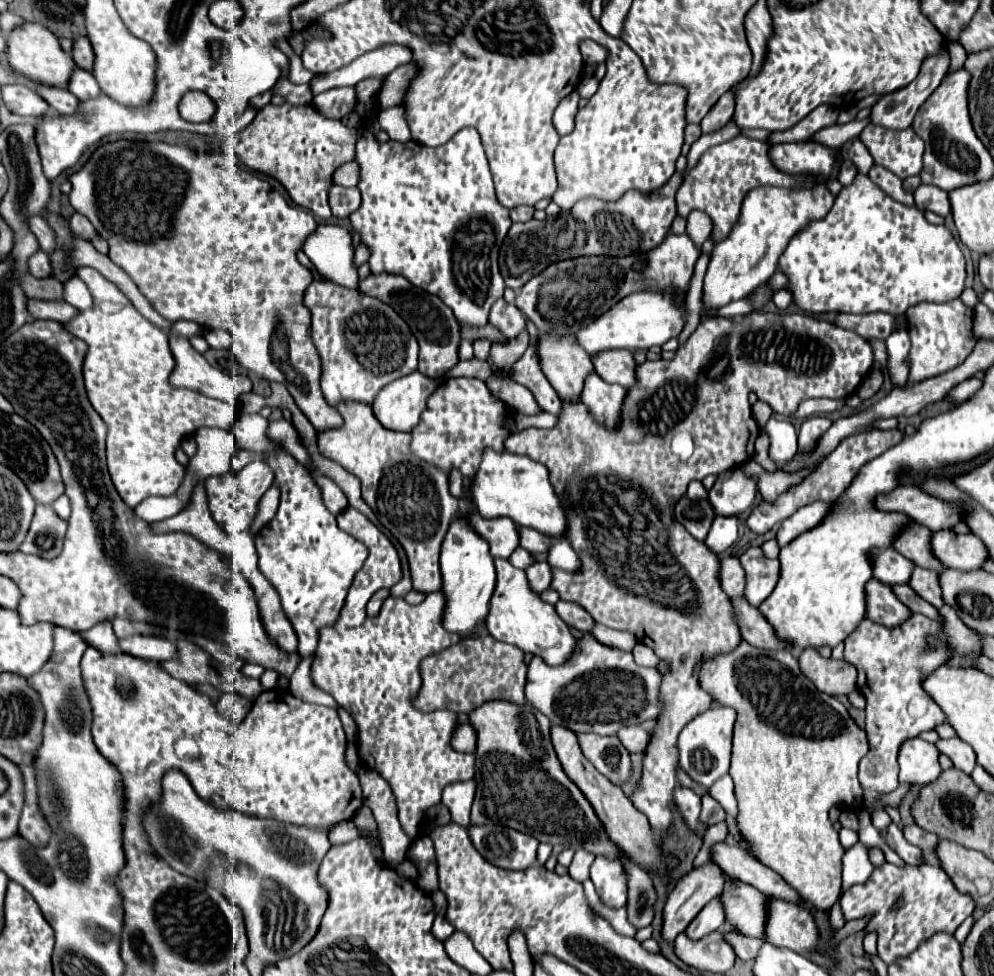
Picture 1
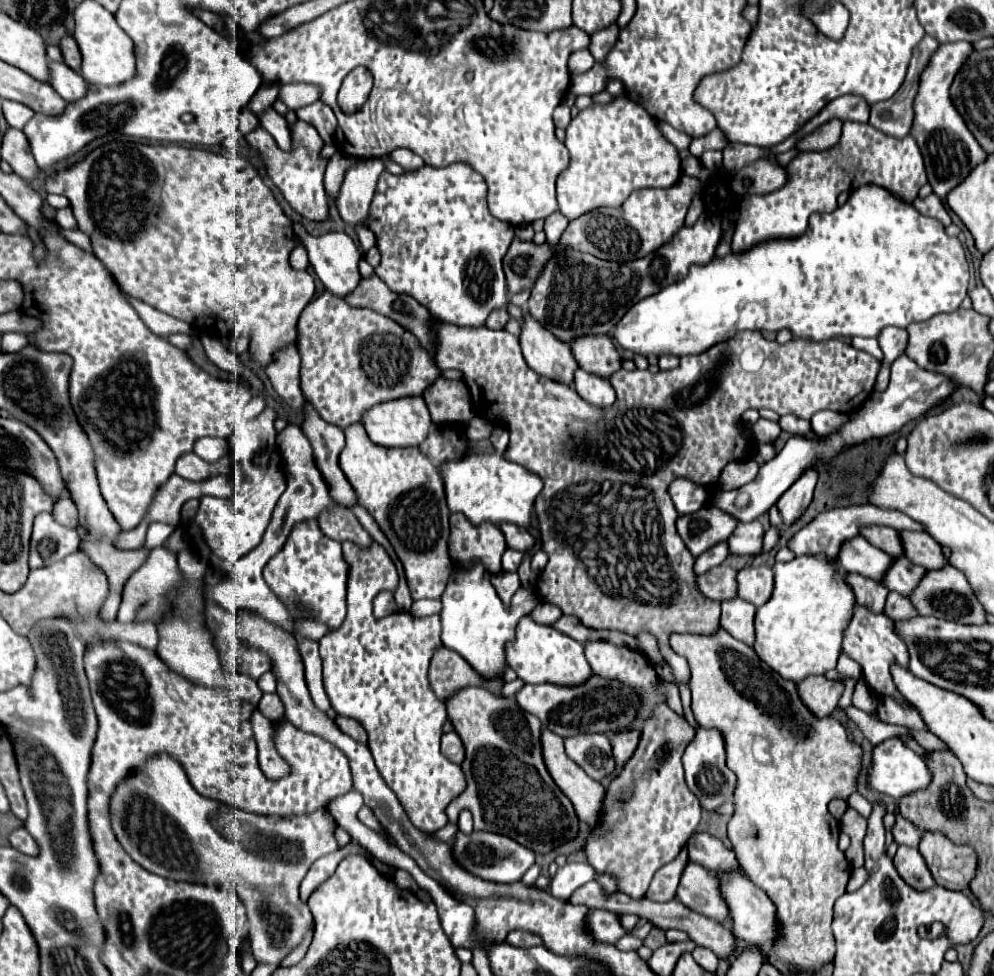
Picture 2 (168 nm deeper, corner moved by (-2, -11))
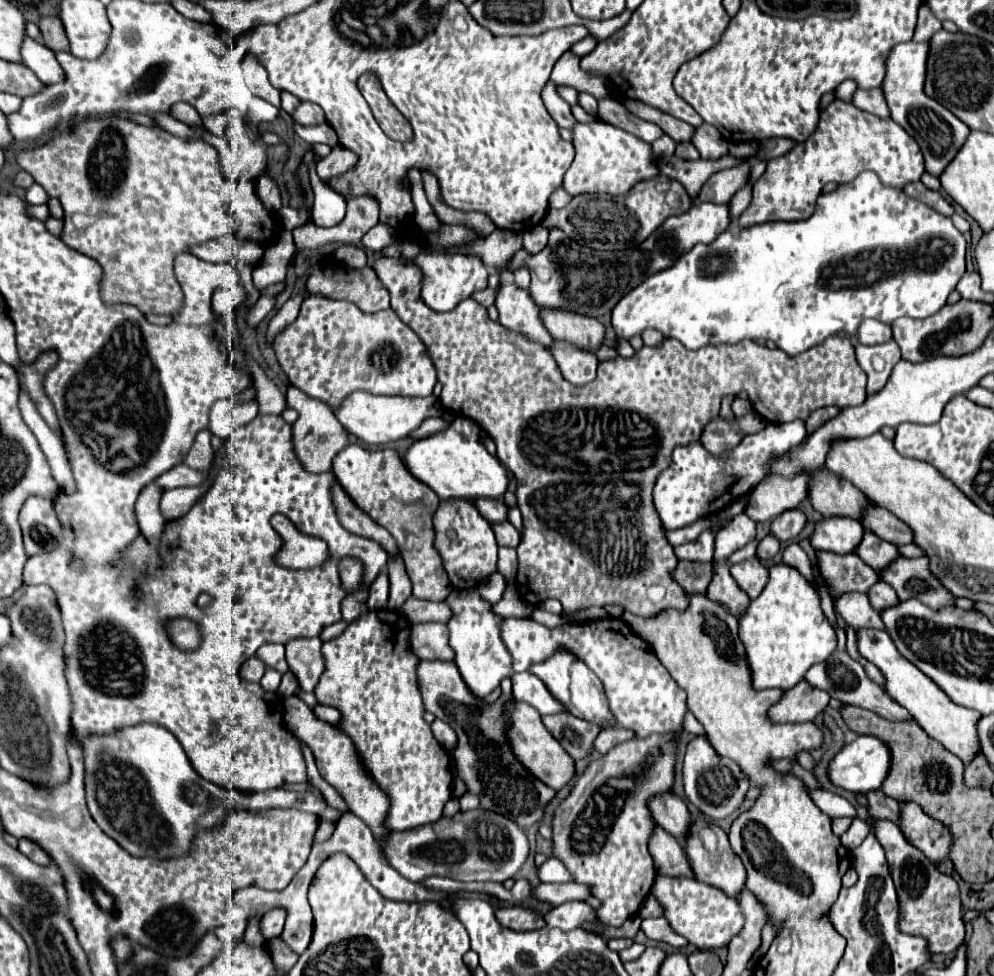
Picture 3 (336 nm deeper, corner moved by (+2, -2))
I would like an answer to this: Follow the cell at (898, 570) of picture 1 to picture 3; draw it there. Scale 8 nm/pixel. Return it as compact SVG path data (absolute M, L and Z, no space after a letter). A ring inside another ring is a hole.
M823 517L815 525L815 531L811 535L811 545L815 545L821 551L847 555L855 553L863 535L865 529L861 523L855 523L847 517Z

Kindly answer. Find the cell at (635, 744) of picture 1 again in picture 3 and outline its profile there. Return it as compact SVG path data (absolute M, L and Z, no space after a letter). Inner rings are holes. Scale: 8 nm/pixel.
M617 725L605 727L605 729L601 729L601 733L599 733L597 739L595 739L595 749L597 749L601 755L605 755L609 749L613 749L615 745L631 739L633 735L635 735L635 733L633 733L631 729L623 729L623 727L617 727Z

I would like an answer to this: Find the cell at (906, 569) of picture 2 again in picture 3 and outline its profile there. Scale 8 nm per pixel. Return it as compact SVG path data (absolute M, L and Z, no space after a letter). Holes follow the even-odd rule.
M865 533L863 541L857 549L857 555L869 565L873 567L877 573L883 573L887 569L887 565L891 565L893 561L897 561L901 557L899 549L883 539L879 539L875 533Z

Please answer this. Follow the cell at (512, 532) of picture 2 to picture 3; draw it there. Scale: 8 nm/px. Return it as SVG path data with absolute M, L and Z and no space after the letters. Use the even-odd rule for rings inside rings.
M479 501L475 505L479 513L489 521L489 523L503 523L507 521L507 505L503 501Z

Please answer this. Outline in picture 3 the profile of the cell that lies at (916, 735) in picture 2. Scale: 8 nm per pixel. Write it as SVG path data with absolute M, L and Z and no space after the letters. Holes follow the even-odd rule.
M835 651L831 657L827 657L827 661L821 661L817 665L813 665L807 671L805 681L809 681L817 689L827 691L833 699L839 699L839 701L843 701L847 705L857 705L857 707L875 711L877 715L881 715L881 717L885 717L889 721L913 721L913 717L911 717L911 713L907 709L903 709L879 685L875 685L875 683L871 683L867 679L863 667L857 661L853 661L847 651Z

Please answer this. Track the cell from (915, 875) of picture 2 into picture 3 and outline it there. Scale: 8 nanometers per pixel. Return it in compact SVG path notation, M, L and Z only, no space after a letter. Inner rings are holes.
M875 821L875 833L887 853L889 871L899 893L903 933L925 937L931 953L955 951L965 937L957 881L949 875L943 875L931 861L927 861L927 857L903 837L899 825L891 821Z

